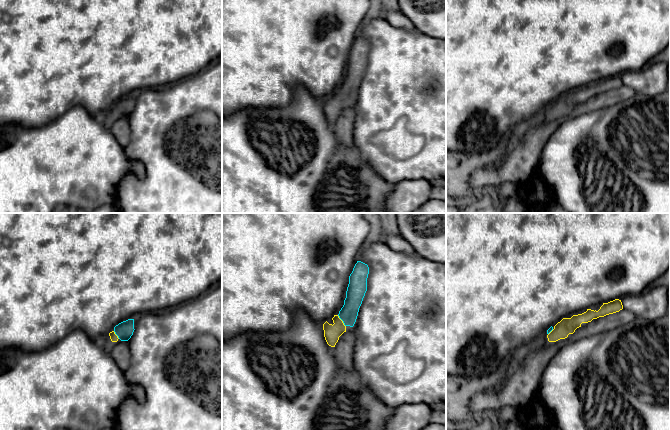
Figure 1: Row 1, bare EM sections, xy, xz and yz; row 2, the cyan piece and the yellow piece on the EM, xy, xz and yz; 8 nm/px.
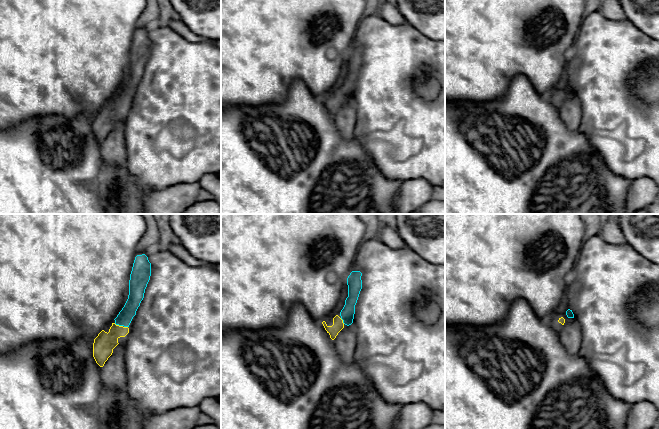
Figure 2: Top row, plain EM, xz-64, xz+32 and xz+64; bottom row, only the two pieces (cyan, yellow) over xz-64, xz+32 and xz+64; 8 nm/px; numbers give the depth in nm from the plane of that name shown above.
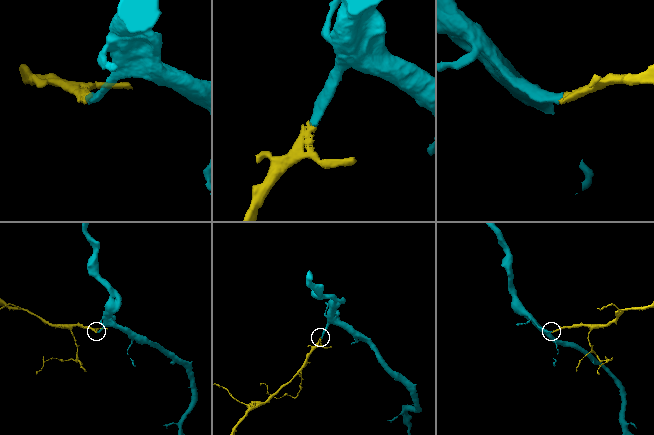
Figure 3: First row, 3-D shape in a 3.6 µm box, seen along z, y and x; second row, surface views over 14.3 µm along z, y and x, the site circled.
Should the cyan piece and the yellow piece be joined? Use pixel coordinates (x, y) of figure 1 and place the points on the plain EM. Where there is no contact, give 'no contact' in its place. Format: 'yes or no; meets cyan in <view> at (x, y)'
yes; meets cyan in xz at (342, 96)

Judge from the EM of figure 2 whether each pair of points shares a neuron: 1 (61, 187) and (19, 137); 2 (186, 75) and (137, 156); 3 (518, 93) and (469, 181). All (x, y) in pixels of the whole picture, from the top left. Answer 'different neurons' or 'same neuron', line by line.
1: same neuron
2: same neuron
3: same neuron

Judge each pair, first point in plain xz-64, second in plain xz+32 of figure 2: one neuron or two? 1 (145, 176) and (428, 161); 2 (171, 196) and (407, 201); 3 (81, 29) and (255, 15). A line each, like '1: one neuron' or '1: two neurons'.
1: one neuron
2: one neuron
3: one neuron

